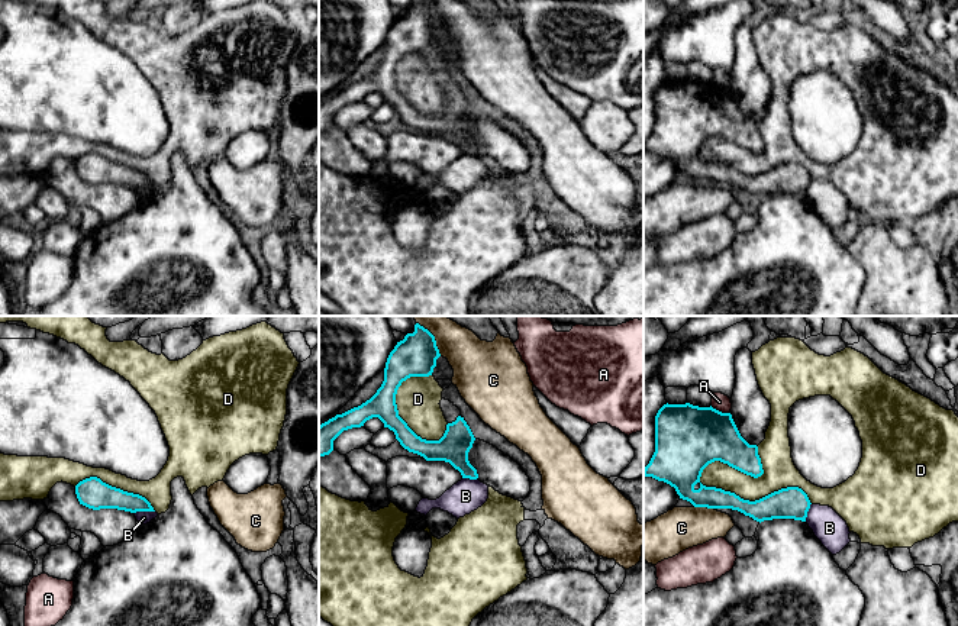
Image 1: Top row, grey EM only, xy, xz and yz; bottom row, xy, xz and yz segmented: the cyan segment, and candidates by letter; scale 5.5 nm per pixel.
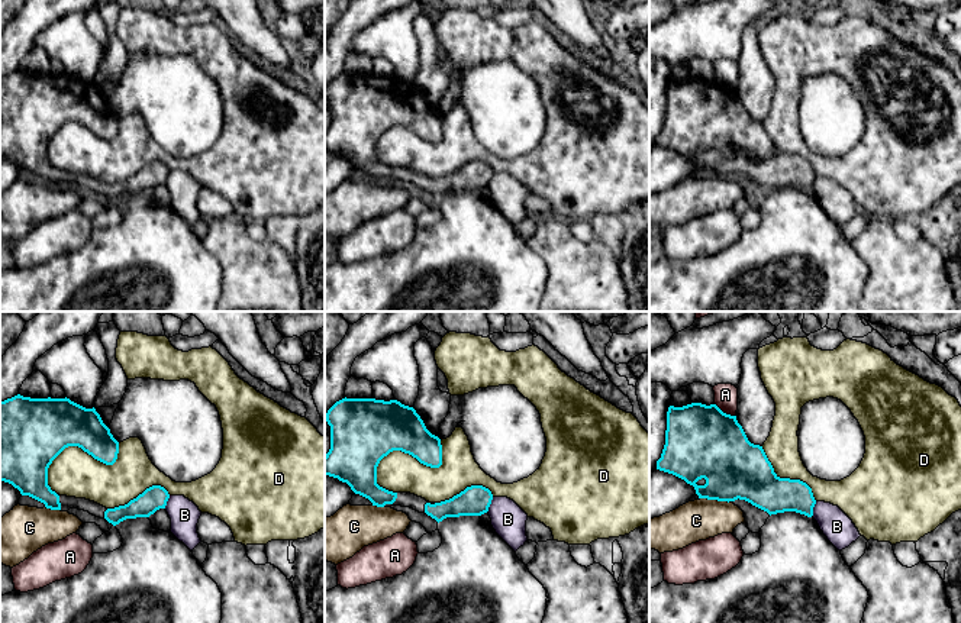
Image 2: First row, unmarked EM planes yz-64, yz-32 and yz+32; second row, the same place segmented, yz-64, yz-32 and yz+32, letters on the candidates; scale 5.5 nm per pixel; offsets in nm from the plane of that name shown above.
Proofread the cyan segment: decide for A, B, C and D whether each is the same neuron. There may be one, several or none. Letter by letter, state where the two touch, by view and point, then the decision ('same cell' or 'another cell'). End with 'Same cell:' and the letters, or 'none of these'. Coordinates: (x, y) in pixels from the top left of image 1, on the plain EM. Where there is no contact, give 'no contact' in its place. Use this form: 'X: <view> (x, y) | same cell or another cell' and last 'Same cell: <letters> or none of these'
A: yz (721, 87) | another cell
B: xy (144, 186) | another cell
C: yz (705, 181) | another cell
D: yz (755, 176) | another cell
Same cell: none of these

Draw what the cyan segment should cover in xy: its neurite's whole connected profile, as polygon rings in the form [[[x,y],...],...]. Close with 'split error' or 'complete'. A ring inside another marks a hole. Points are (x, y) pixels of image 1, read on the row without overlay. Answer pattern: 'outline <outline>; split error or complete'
outline [[[97,152],[80,156],[75,161],[75,170],[80,180],[93,185],[155,187],[145,172],[112,162]]]; complete

